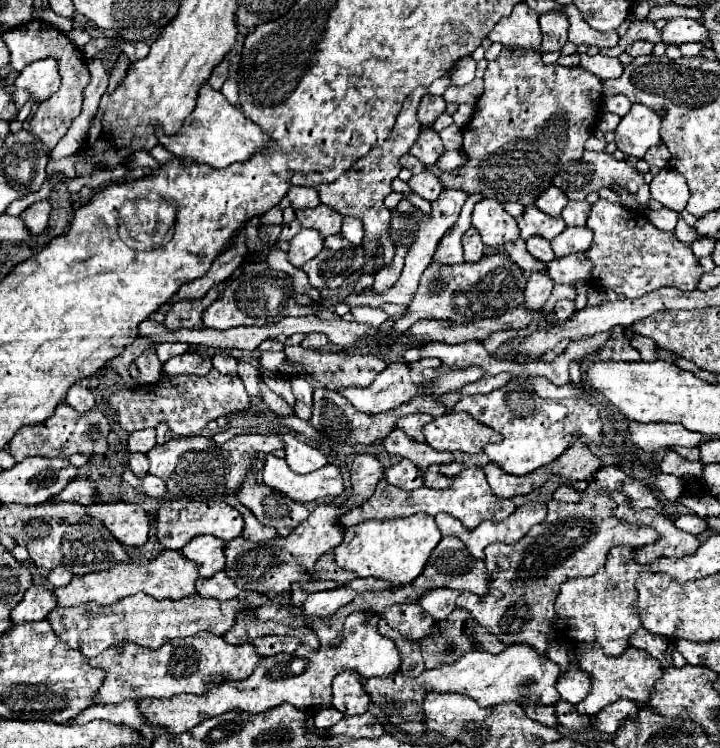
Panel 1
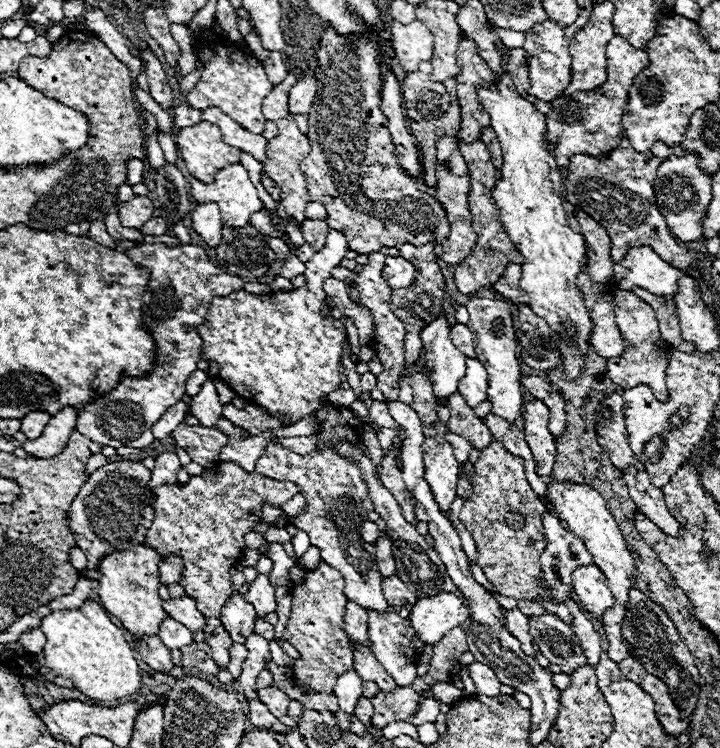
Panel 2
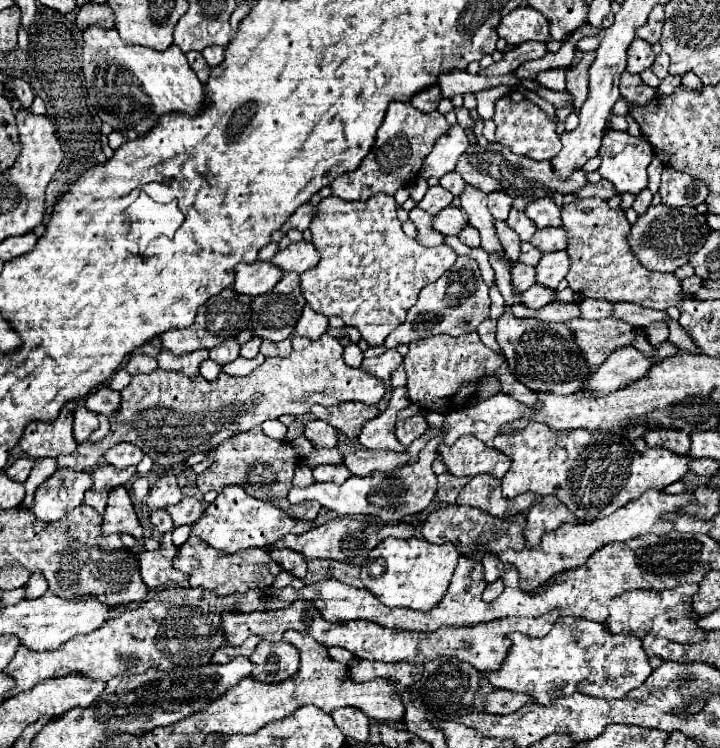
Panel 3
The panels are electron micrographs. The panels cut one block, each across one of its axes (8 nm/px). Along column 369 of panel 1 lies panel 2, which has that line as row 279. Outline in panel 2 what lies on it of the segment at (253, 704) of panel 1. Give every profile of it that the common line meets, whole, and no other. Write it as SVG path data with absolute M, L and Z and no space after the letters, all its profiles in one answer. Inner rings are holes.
M650 246L630 248L626 256L614 266L614 284L620 290L634 286L644 288L656 296L674 296L680 272L666 264Z

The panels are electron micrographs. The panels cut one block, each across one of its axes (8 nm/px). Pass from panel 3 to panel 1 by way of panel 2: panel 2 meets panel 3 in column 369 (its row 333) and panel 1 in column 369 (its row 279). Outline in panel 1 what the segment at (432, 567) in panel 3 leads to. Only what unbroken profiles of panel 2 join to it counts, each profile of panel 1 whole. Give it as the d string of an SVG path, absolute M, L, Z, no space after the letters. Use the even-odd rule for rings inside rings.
M422 512L396 520L368 520L346 530L342 544L334 548L334 558L340 568L352 570L358 576L374 576L392 584L410 584L422 572L440 538L434 518Z

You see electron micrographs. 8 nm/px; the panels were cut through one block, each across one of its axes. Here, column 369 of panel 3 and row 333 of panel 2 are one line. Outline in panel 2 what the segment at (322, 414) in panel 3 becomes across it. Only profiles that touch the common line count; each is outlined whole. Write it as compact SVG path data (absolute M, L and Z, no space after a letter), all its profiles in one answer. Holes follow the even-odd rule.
M398 244L396 246L402 254L402 258L408 258L414 266L416 266L416 278L412 282L412 286L406 288L398 288L392 290L392 312L402 320L404 328L406 328L406 340L404 340L404 368L410 368L418 362L420 358L420 350L422 350L422 340L420 340L420 332L424 326L428 326L428 322L434 322L438 318L438 314L444 310L444 276L436 264L436 252L434 252L434 244L424 244L424 246L412 246L412 244Z

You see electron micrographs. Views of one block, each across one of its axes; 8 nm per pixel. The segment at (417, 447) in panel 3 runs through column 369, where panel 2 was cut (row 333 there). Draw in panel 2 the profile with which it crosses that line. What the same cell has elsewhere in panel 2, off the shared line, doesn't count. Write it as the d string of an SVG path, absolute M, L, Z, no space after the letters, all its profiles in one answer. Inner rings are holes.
M456 322L452 328L450 328L450 338L452 338L452 344L464 352L466 356L474 356L474 332L466 326L466 324L460 324Z

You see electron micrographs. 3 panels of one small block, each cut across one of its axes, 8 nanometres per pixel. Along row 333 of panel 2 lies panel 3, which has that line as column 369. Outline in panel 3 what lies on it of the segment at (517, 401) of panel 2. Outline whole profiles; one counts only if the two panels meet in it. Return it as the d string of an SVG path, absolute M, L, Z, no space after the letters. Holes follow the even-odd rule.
M436 434L430 438L430 442L422 448L420 456L412 464L404 464L394 468L390 474L384 472L372 472L370 476L350 476L342 484L330 484L330 482L314 482L310 486L298 488L292 486L288 492L290 504L300 504L306 500L316 500L324 508L334 510L344 516L356 516L356 514L370 514L378 516L384 522L402 522L406 516L422 512L436 494L436 476L432 472L432 462L436 458L436 446L444 440L444 434Z

